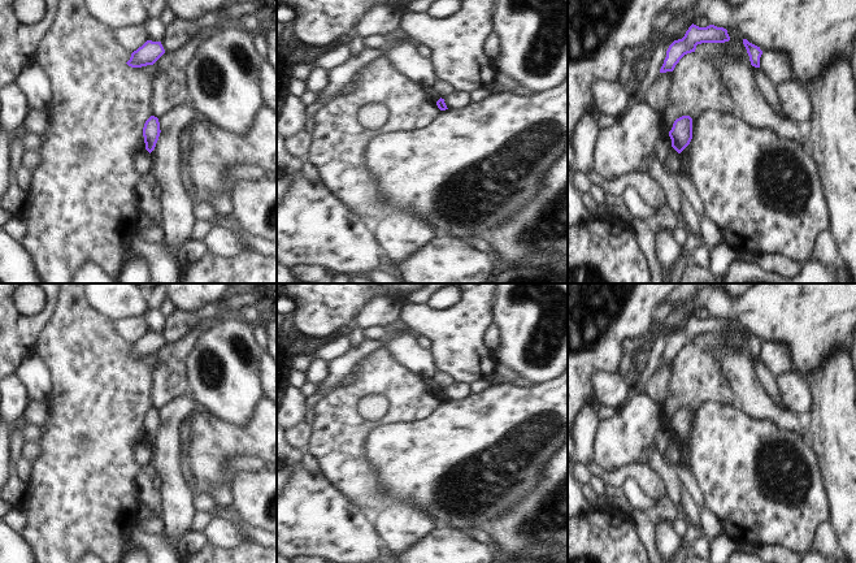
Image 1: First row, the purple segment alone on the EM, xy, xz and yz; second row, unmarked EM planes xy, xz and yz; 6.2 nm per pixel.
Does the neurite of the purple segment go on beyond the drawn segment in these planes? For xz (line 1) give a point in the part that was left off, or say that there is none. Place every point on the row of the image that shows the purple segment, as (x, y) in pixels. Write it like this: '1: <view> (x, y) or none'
1: none

